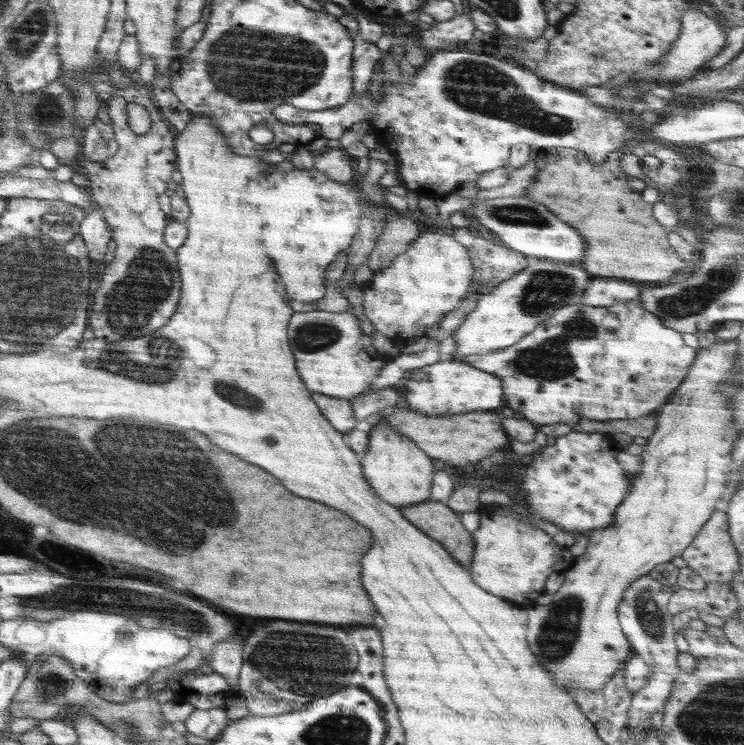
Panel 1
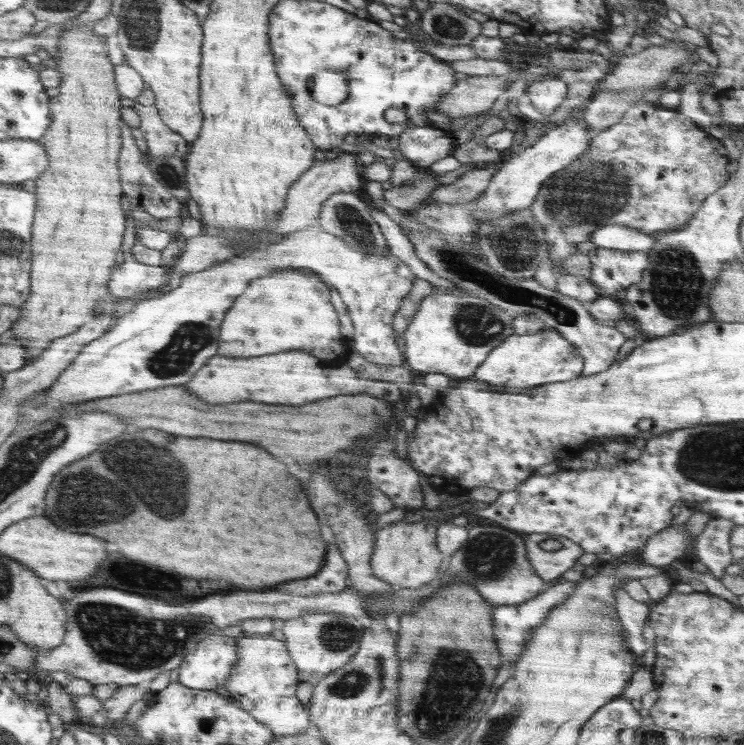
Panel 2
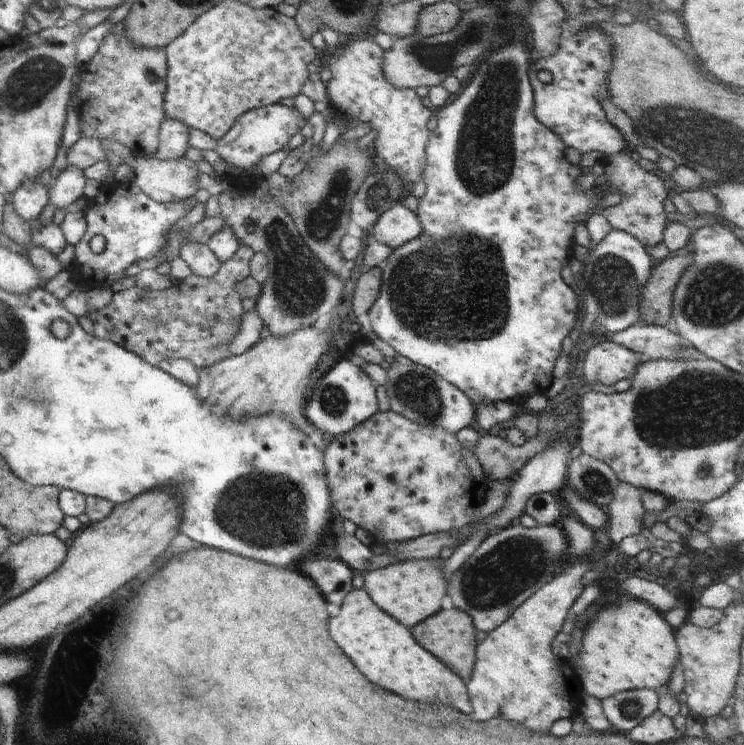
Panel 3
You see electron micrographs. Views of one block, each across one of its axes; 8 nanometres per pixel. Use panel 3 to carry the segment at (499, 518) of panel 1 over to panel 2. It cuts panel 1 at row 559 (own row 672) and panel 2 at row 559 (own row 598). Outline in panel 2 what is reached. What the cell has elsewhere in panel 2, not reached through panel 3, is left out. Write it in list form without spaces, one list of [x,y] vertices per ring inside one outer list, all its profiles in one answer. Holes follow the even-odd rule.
[[[533,532],[524,534],[524,546],[527,550],[528,562],[536,574],[540,575],[541,580],[548,585],[556,582],[558,578],[576,564],[577,559],[584,554],[584,549],[564,536]],[[546,539],[559,540],[562,547],[556,551],[544,551],[538,544]]]

